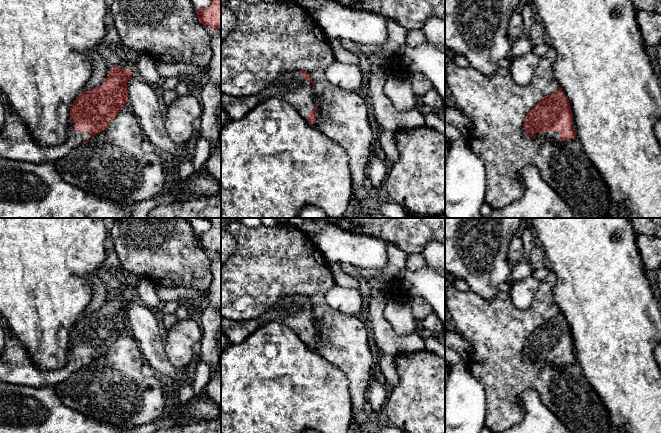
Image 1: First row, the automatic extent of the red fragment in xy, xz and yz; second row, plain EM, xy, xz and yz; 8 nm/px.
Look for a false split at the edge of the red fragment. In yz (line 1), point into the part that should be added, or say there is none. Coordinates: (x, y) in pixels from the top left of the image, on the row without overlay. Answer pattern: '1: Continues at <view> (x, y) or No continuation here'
1: Continues at yz (544, 360)

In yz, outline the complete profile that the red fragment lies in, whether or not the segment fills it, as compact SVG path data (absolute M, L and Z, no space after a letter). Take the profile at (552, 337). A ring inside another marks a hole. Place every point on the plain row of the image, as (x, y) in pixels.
M562 312L543 321L532 332L523 348L524 356L541 365L565 365L576 362L573 337Z

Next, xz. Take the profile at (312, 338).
M287 295L275 306L252 319L234 321L221 315L221 331L230 344L239 344L260 327L278 322L291 329L311 349L316 347L314 306L306 295Z

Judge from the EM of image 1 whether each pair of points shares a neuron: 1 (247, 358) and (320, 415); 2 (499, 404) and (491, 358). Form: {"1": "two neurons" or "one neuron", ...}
{"1": "one neuron", "2": "one neuron"}

